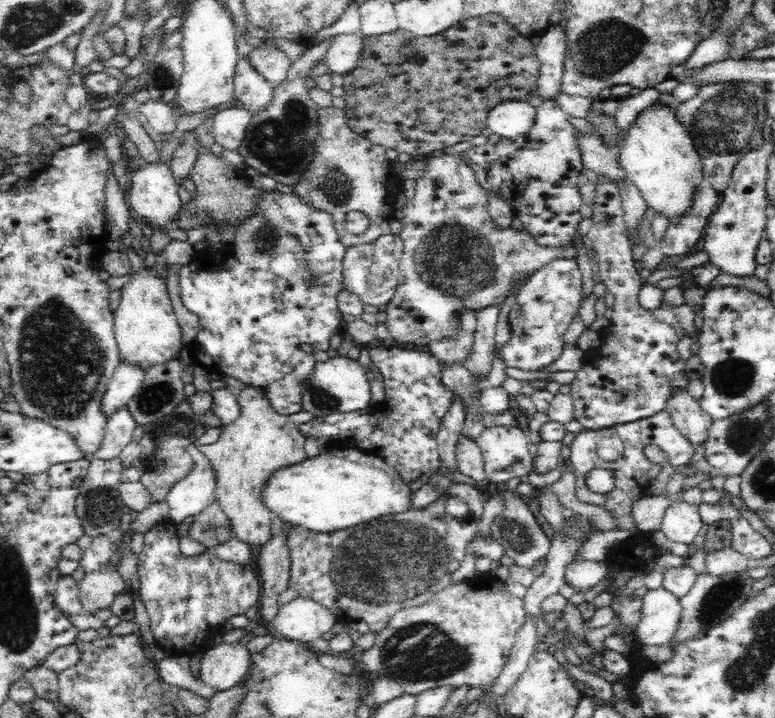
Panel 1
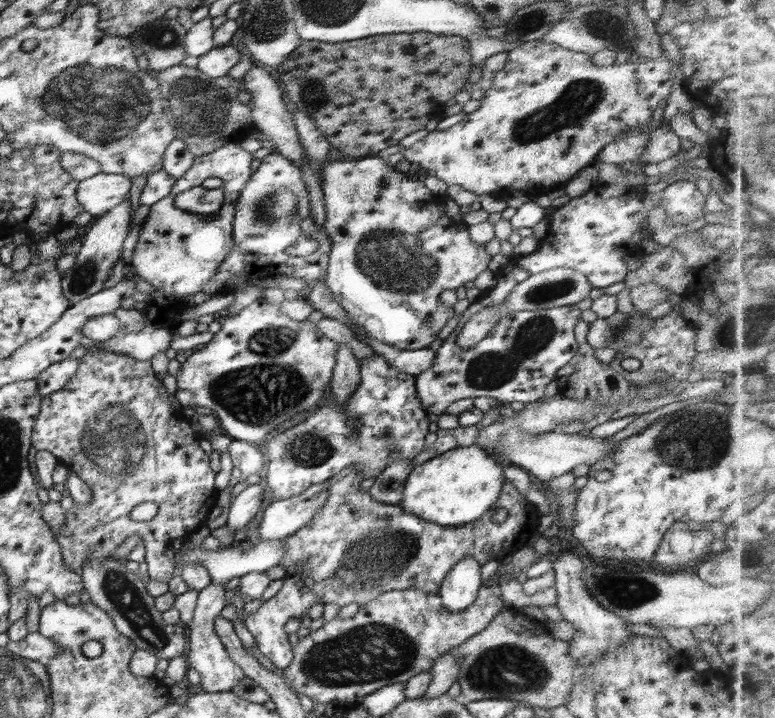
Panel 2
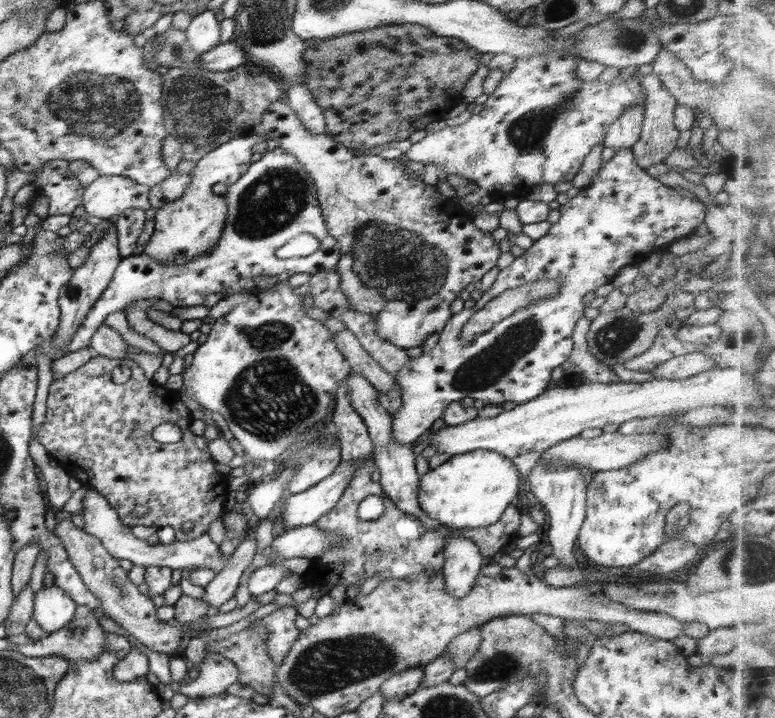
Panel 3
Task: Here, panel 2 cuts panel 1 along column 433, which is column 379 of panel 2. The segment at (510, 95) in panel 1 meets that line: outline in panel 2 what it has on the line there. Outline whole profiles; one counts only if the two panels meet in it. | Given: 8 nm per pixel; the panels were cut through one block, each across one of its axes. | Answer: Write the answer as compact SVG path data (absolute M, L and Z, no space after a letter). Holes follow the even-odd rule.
M415 32L412 34L384 34L380 36L370 36L368 38L360 38L360 40L350 40L346 42L336 42L336 44L330 44L330 42L320 41L302 41L288 59L280 65L280 76L278 80L284 84L286 88L286 96L292 100L295 110L302 110L306 112L308 116L314 118L316 122L316 128L326 136L326 140L330 142L333 147L333 152L343 158L360 159L368 156L374 156L388 148L388 146L394 146L398 144L402 138L416 132L416 130L422 130L425 128L427 122L432 118L441 119L443 112L446 109L445 104L451 98L456 96L456 93L460 92L464 88L464 84L468 82L469 74L472 68L472 52L470 52L469 42L459 36L444 35L444 34L432 34L429 32Z

